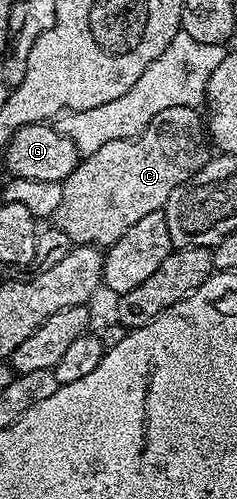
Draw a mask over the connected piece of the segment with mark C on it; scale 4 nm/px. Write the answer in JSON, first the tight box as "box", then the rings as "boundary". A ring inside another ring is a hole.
{"box":[54,106,210,247],"boundary":[[[195,106],[164,109],[135,139],[110,141],[81,158],[74,173],[64,179],[62,201],[54,216],[55,226],[73,245],[111,247],[146,213],[161,210],[178,185],[208,164],[210,136],[201,112],[199,115],[196,110]]]}

